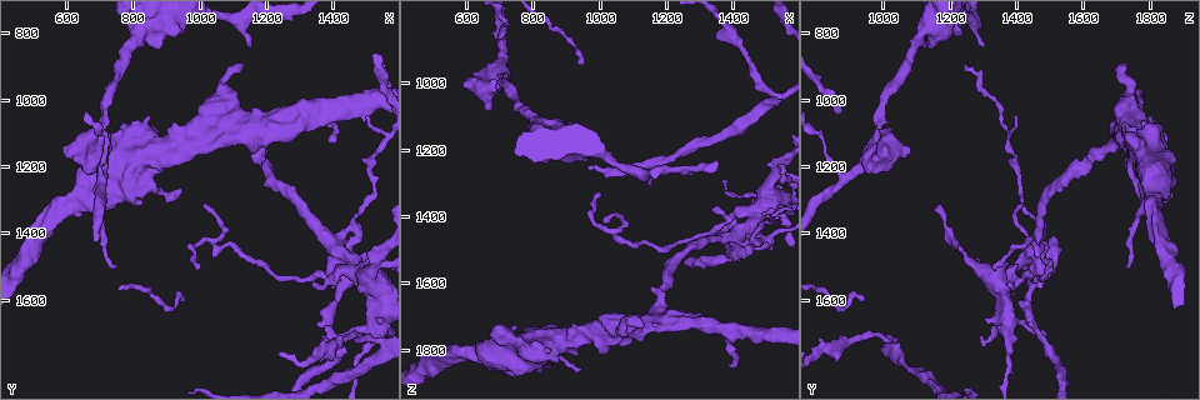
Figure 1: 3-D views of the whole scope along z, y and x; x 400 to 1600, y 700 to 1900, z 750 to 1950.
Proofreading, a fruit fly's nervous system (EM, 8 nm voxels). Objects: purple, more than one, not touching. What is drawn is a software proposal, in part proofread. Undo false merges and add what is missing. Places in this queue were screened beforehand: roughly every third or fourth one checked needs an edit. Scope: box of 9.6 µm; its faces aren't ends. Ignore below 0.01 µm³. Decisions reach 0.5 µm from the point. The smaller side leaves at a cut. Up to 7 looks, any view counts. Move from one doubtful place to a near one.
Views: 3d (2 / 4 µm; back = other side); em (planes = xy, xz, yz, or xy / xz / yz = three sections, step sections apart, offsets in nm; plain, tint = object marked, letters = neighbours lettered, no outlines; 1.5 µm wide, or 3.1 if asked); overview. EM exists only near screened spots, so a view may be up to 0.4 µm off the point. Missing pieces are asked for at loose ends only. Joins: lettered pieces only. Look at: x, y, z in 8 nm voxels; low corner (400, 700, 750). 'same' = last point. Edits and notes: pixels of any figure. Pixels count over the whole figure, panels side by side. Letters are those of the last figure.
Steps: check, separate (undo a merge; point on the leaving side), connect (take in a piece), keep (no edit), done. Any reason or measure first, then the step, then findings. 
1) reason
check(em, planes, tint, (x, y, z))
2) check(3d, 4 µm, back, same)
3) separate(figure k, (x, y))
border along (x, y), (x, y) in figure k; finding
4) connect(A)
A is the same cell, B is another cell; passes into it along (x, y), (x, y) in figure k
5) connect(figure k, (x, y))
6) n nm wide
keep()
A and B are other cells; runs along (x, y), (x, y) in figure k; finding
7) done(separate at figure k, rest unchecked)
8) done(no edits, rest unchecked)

abrupt turn
check(em, planes, tint, (1540, 1720, 1040))

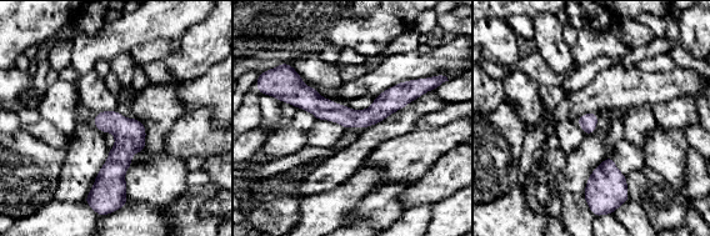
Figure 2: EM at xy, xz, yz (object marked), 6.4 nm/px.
check(em, planes, letters, same)

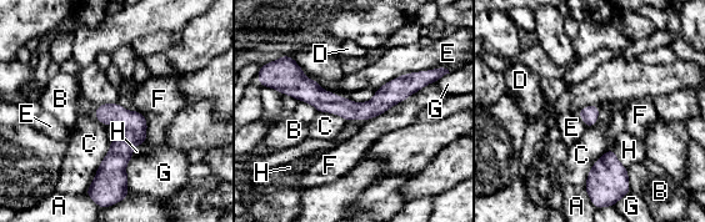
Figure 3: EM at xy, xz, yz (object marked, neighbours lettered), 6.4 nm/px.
keep()
A, B, C, D, E, F, G and H are other cells; runs along (421, 81), (371, 109), (284, 86) in figure 3; continuous, no second neuron

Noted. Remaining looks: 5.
check(em, planes, letters, (1470, 1380, 1470))

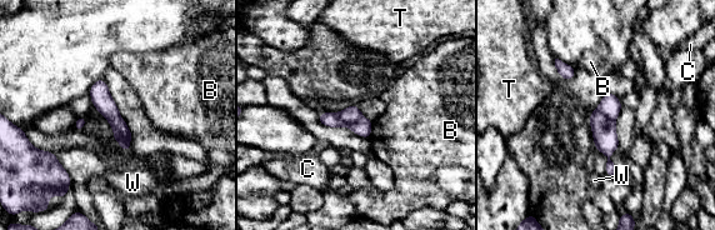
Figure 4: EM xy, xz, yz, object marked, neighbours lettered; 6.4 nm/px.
separate(figure 4, (350, 114))
B, C, T and W are other cells; the part that leaves runs along (99, 83), (126, 148) in figure 4; two neurons meet here

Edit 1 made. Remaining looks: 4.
check(overview)

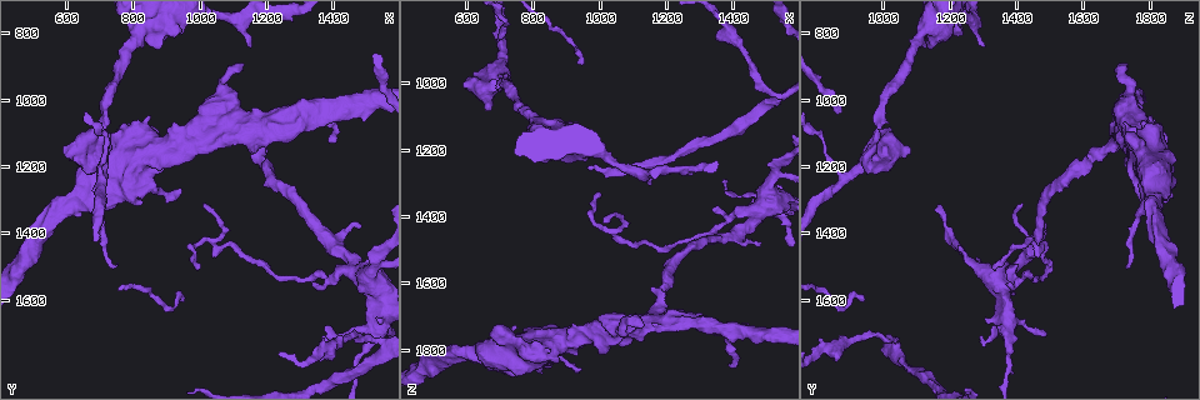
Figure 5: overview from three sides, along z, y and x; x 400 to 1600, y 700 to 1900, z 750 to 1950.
free end
check(3d, 4 µm, (1150, 840, 1310))

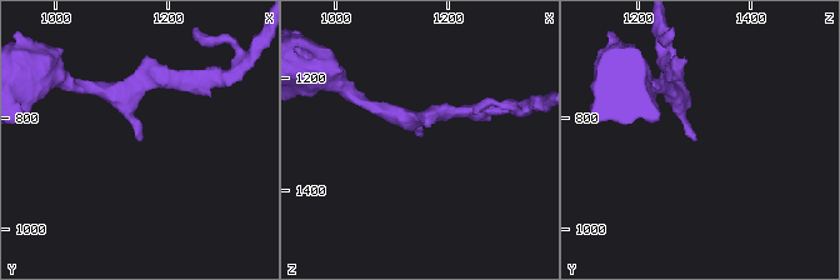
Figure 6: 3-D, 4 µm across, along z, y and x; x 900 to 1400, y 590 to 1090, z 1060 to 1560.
check(em, planes, tint, (1155, 845, 1305))

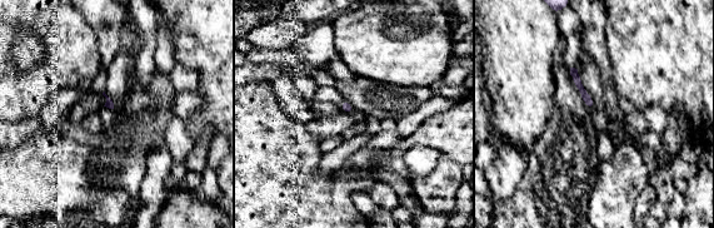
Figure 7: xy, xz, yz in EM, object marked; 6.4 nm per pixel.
see the neighbours
check(em, planes, letters, same)

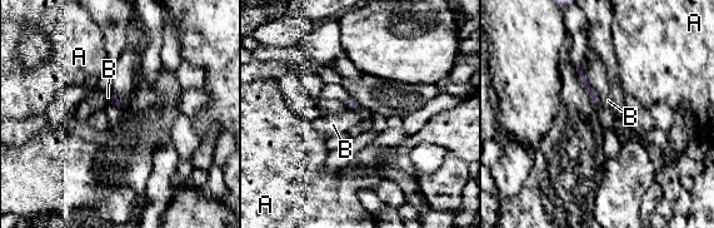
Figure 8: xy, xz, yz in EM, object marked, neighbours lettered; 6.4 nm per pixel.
keep()
A and B are other cells; runs along (579, 68), (585, 84), (598, 103) in figure 8; no lettered piece goes on from it

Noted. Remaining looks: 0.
done(separate at figure 4, rest unchecked)

